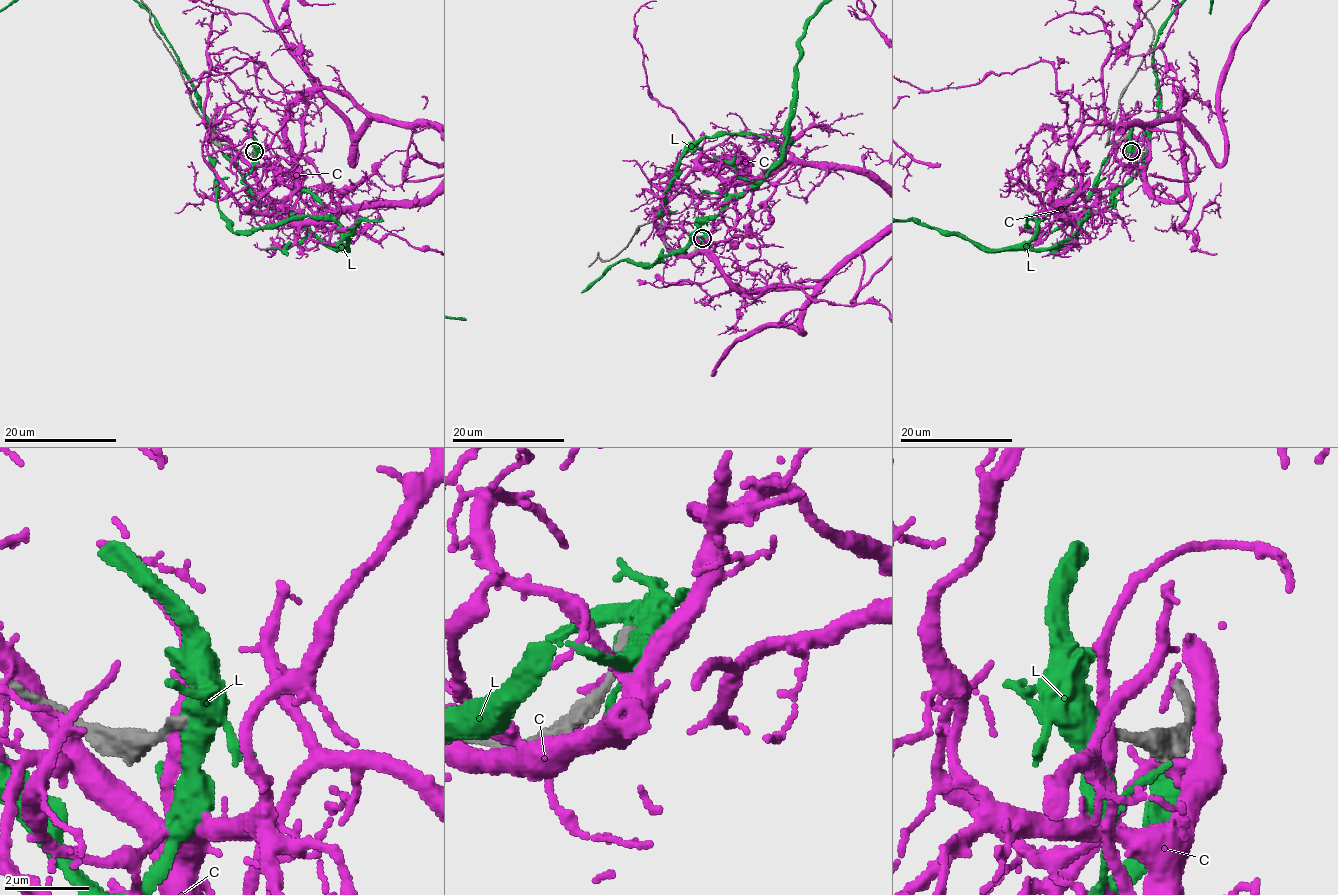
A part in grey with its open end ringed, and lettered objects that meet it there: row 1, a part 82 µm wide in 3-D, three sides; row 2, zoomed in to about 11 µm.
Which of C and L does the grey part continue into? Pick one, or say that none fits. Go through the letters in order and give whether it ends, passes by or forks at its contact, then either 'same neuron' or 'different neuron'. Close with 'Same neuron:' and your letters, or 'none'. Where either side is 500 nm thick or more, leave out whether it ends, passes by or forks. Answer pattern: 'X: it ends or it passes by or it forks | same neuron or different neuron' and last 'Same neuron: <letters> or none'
C: it passes by | different neuron
L: different neuron
Same neuron: none

